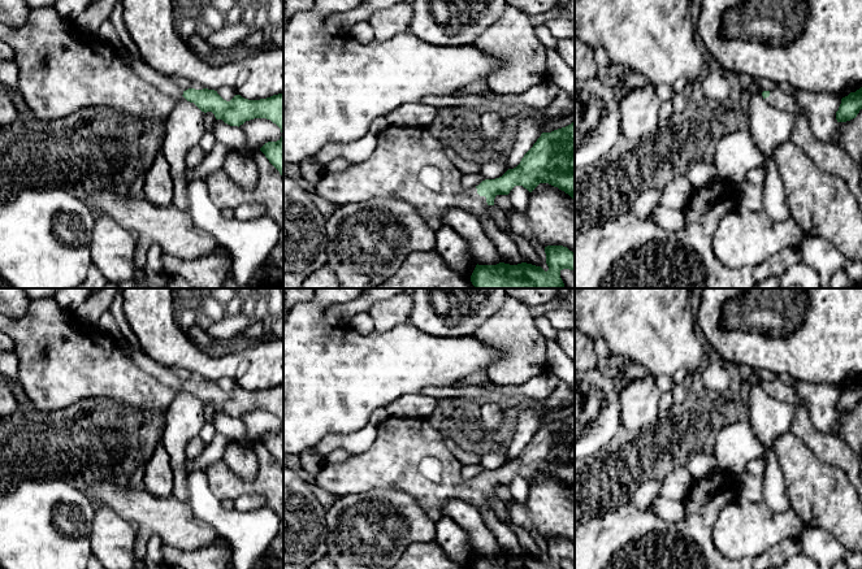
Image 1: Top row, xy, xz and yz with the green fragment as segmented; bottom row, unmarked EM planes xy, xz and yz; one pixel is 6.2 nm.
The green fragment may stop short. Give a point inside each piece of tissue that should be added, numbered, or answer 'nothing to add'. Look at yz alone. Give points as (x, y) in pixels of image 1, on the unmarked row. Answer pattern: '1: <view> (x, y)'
1: yz (783, 392)

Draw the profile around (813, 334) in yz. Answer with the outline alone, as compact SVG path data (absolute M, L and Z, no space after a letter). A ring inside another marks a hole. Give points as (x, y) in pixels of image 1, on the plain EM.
M703 288L696 320L722 360L735 366L748 365L753 370L766 369L776 374L787 373L793 379L814 385L833 385L841 390L862 378L862 288Z

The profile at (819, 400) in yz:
M794 379L793 388L802 401L801 407L807 411L813 426L822 434L837 435L840 422L836 403L841 395L841 388L798 379Z

